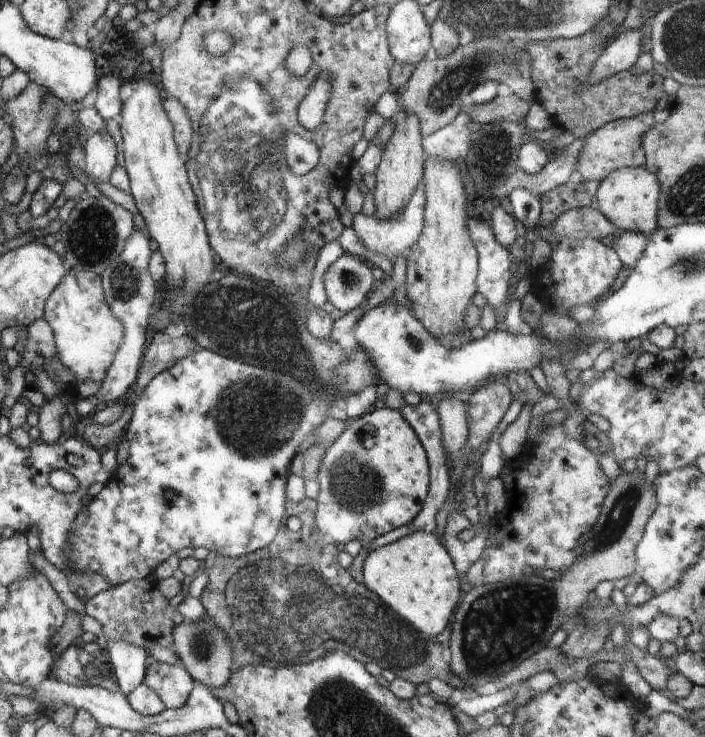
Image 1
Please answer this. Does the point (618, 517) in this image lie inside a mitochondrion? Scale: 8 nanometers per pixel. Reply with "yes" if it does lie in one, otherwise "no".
yes

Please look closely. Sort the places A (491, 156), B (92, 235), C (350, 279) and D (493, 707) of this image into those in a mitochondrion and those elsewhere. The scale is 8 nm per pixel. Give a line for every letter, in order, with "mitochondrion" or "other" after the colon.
A: mitochondrion
B: mitochondrion
C: mitochondrion
D: other

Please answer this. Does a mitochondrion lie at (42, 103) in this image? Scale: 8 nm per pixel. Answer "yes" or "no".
yes

